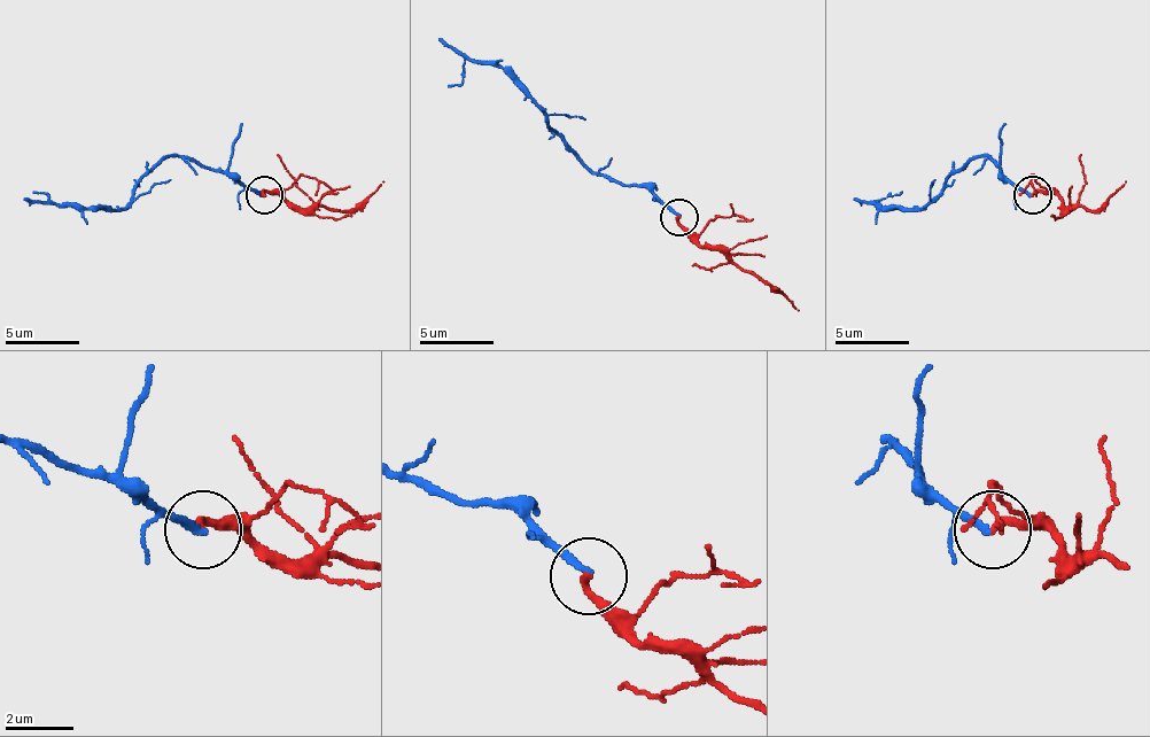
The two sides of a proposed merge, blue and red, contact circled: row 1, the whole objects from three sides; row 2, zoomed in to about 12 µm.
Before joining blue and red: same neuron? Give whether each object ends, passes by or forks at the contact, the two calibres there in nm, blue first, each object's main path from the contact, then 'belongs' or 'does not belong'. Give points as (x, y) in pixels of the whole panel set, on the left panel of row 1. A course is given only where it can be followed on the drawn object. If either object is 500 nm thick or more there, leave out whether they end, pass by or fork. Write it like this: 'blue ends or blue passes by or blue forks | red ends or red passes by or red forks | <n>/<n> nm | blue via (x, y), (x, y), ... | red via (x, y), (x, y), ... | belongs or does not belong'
blue ends | red ends | 200/220 nm | blue via (265, 195), (227, 173), (206, 169), (179, 158), (164, 158), (123, 207), (52, 203), (48, 195), (33, 192) | red via (265, 195), (276, 192), (287, 203), (350, 210), (385, 180) | belongs

